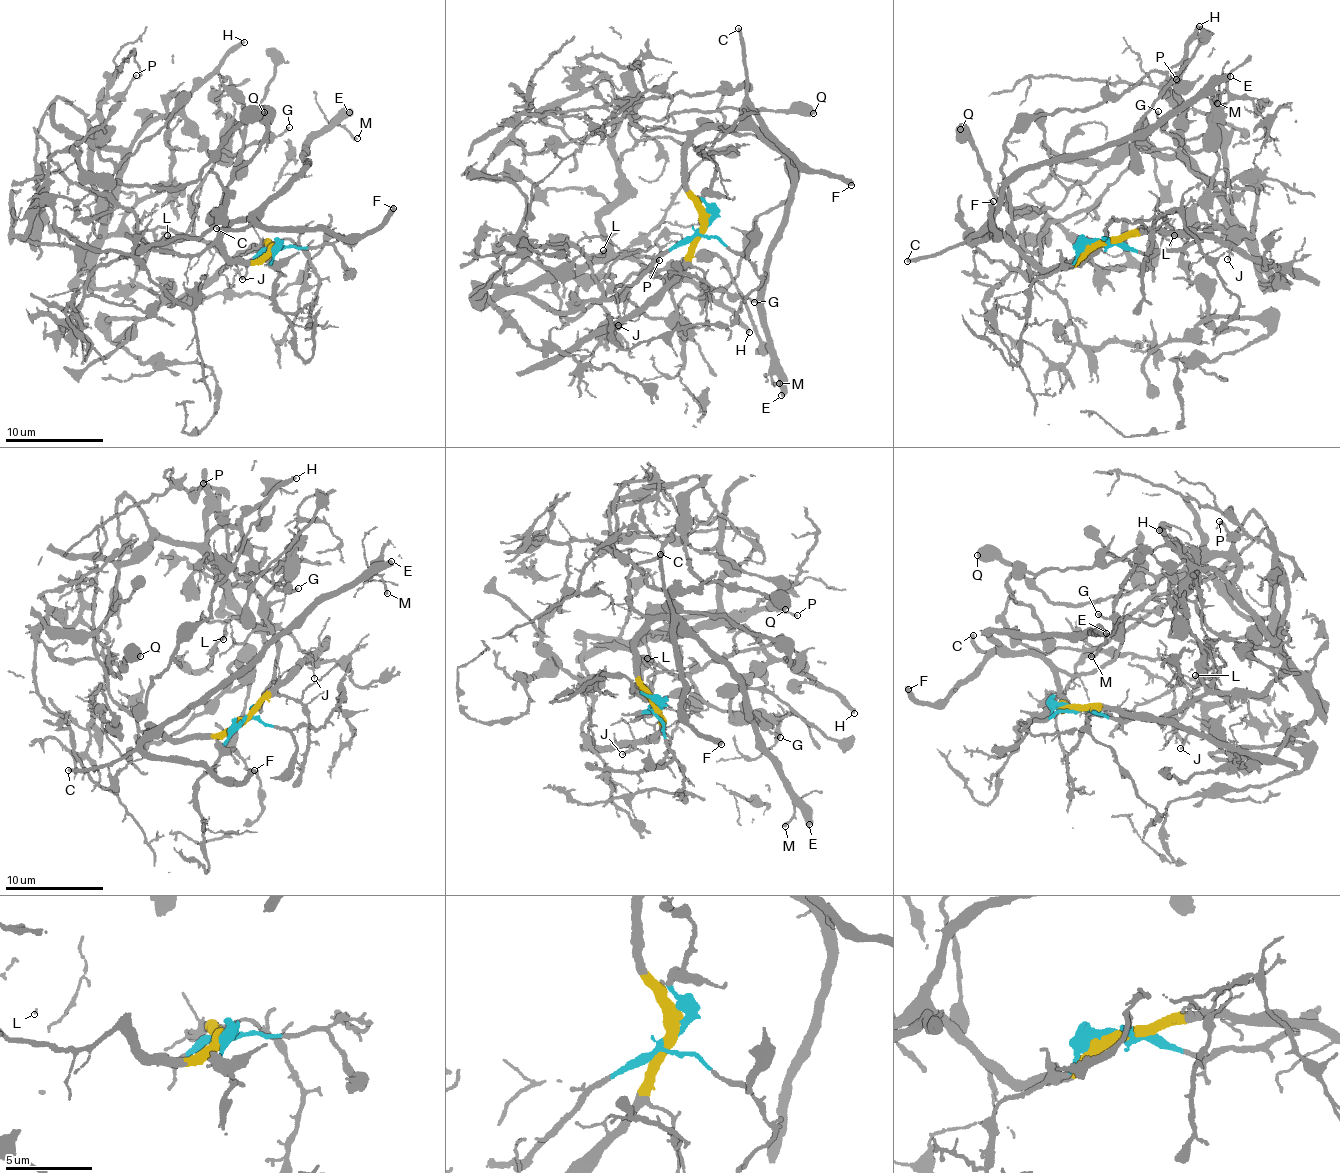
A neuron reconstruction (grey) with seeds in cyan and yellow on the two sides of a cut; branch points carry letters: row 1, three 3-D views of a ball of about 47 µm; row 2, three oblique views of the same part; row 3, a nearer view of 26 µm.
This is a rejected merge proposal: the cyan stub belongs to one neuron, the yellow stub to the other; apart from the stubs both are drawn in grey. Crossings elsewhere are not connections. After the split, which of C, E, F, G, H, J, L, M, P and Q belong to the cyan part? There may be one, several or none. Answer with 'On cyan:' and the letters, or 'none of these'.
On cyan: G, H, L, P, Q

